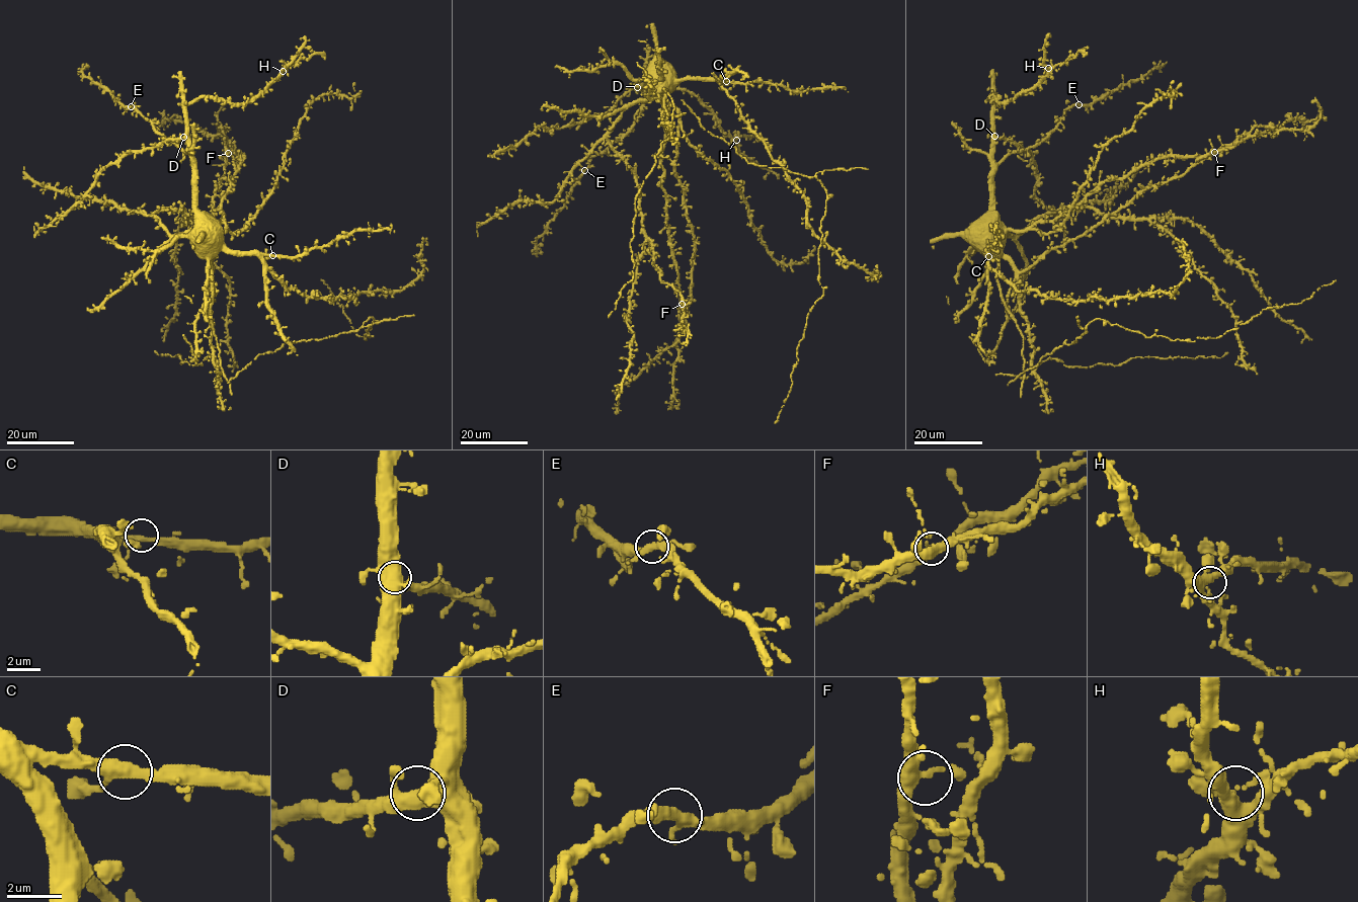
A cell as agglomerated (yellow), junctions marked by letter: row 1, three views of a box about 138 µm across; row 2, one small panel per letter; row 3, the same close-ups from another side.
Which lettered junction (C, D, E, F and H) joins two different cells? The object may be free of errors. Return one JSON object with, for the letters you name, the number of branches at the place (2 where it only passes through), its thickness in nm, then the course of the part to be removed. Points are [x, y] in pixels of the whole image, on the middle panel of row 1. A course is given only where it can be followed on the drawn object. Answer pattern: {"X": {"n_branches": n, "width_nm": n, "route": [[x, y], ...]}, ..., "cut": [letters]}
{"cut": []}

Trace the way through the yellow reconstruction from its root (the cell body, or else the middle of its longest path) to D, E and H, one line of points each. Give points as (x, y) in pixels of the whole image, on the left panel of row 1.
D: (218, 237), (218, 228), (196, 208), (192, 156), (183, 137)
E: (218, 237), (218, 228), (196, 208), (197, 188), (191, 156), (161, 136), (131, 106)
H: (218, 237), (218, 228), (196, 208), (185, 106), (201, 96), (247, 103), (283, 71)

